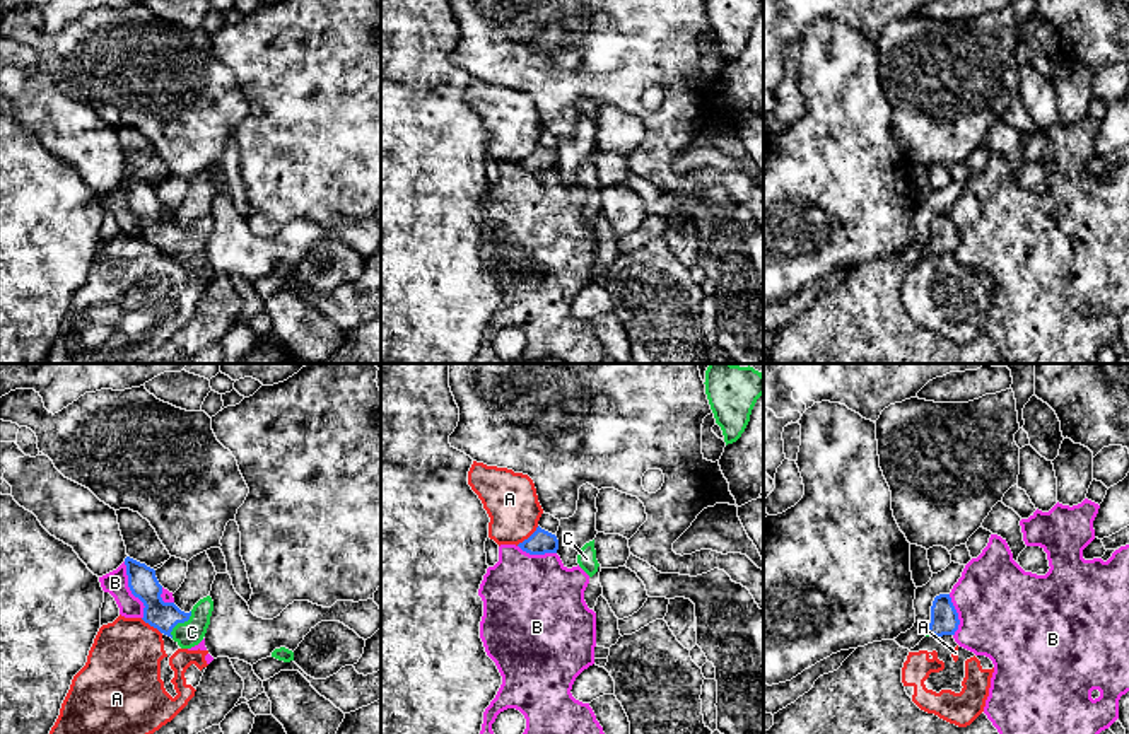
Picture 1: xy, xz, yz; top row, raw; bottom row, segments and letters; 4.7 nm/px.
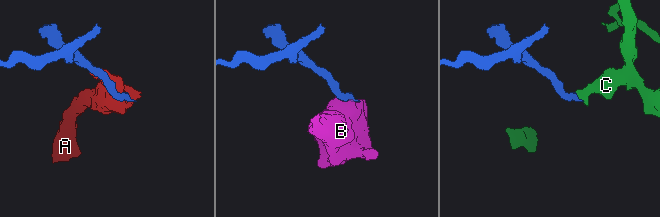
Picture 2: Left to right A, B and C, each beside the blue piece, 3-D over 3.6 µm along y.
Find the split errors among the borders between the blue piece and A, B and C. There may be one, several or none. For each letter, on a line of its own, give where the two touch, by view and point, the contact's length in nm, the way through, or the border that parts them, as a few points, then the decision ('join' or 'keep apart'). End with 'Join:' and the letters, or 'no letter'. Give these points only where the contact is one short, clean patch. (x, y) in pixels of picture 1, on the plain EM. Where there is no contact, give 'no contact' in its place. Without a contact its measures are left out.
A: meets blue in xz at (528, 156); contact 140 nm long; keep apart
B: meets blue in xy at (130, 207); contact 280 nm long; border along xy (123, 180), (127, 203), (144, 224), (142, 236); keep apart
C: meets blue in xy at (180, 239); contact 160 nm long; runs through xy (144, 202), (151, 215), (180, 239), (192, 250); join
Join: C

